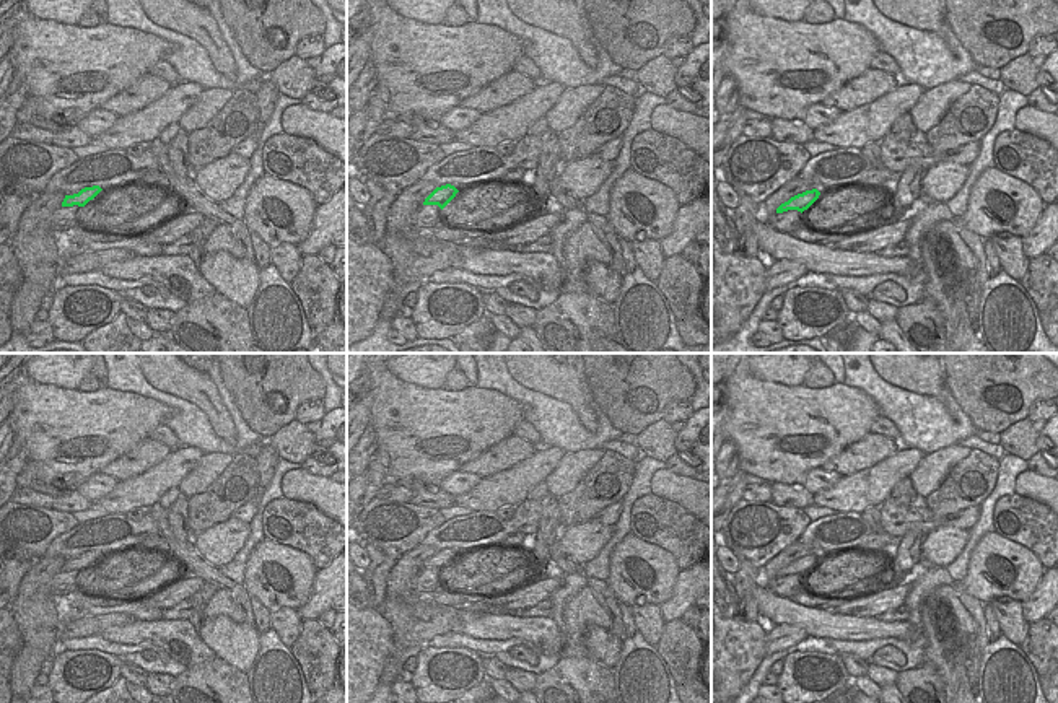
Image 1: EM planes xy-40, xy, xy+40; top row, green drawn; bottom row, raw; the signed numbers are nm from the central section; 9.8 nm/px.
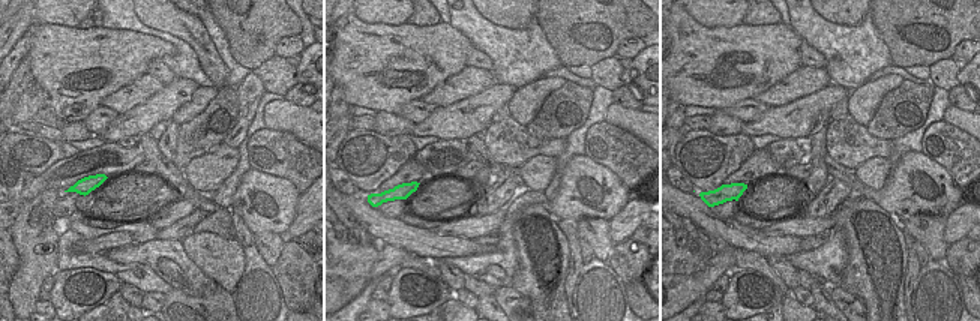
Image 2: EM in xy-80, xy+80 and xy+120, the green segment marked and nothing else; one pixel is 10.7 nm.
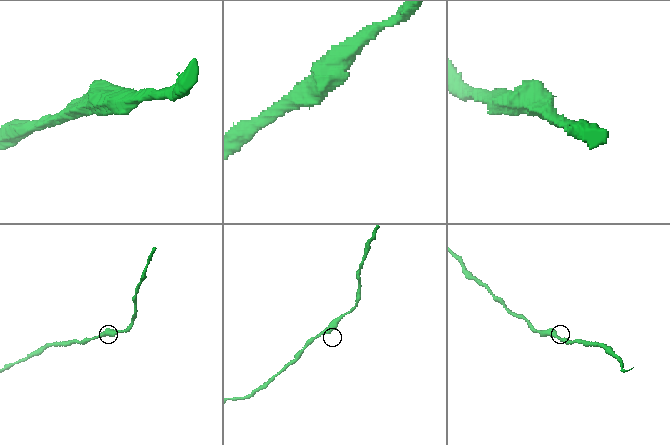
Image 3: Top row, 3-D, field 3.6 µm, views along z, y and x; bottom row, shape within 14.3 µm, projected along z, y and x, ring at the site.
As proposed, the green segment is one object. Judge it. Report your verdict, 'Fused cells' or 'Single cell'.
Single cell.

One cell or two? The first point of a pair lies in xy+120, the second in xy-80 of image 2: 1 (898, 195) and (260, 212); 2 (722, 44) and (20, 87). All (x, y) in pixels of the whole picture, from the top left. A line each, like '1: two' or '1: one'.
1: one
2: two

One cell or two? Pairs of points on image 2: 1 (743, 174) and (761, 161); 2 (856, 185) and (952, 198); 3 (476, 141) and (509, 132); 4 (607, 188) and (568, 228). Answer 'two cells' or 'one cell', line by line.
1: one cell
2: one cell
3: two cells
4: two cells

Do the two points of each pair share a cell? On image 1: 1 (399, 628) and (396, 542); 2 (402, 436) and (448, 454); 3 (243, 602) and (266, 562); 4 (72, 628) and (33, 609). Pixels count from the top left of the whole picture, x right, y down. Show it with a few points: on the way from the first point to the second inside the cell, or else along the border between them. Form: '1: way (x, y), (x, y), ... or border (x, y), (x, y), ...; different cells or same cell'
1: border (419, 544), (396, 562); different cells
2: way (414, 436), (430, 436), (437, 443); same cell
3: border (241, 585), (249, 598); different cells
4: border (64, 627), (59, 638); different cells

